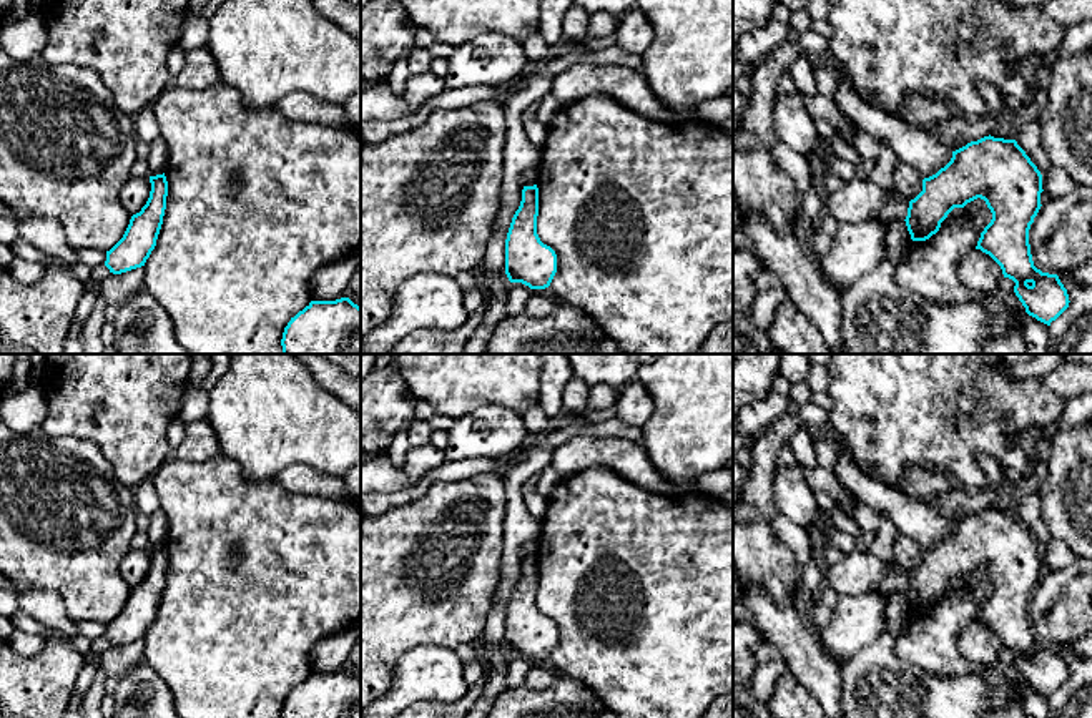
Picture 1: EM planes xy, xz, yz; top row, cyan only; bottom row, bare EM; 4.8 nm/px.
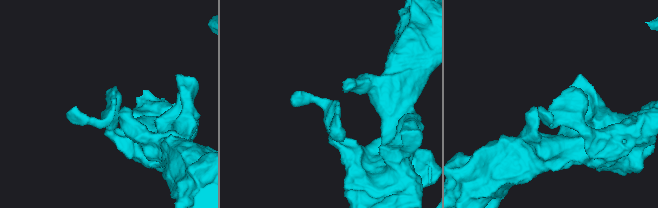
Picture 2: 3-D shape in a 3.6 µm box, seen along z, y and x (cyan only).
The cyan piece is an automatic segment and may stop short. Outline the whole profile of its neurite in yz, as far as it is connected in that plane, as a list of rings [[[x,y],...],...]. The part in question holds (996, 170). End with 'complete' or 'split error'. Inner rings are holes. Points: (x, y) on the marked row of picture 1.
[[[984,136],[952,151],[951,161],[936,175],[922,180],[922,191],[909,201],[906,226],[912,241],[926,241],[936,234],[954,208],[981,198],[992,213],[981,233],[976,249],[989,254],[1002,269],[1004,278],[1016,283],[1014,293],[1026,312],[1050,326],[1067,307],[1069,294],[1057,274],[1042,273],[1034,266],[1029,229],[1040,209],[1042,175],[1016,140]]] | complete

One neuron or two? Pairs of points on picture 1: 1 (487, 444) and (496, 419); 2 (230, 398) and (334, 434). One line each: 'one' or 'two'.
1: one
2: one

